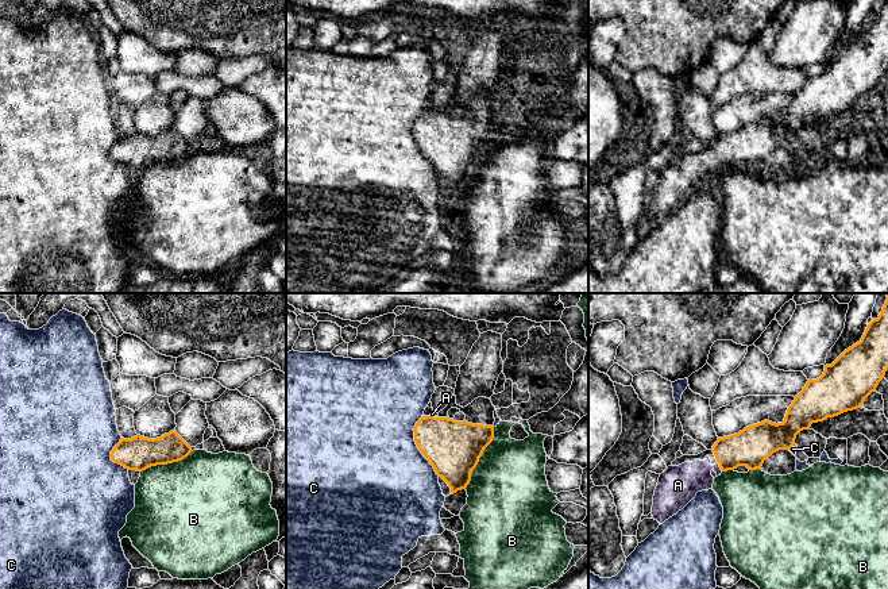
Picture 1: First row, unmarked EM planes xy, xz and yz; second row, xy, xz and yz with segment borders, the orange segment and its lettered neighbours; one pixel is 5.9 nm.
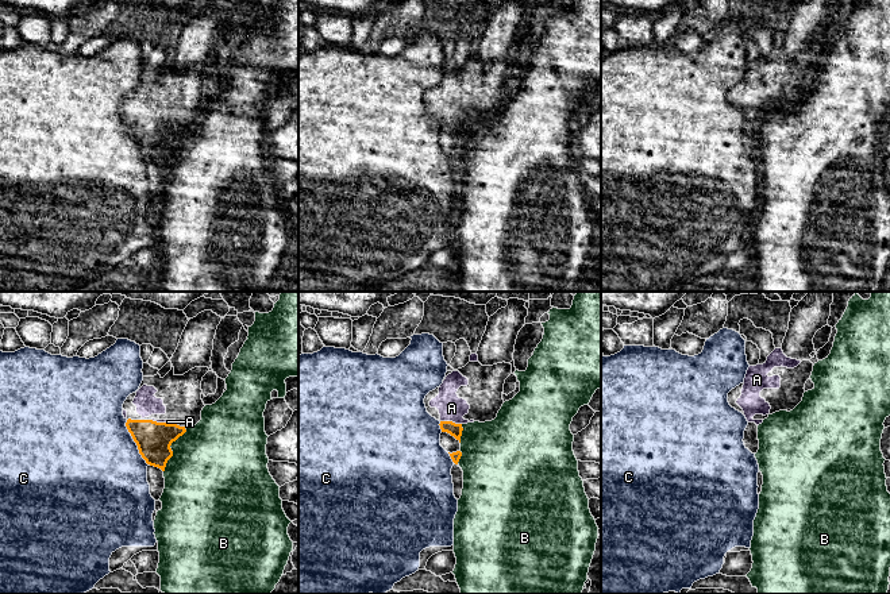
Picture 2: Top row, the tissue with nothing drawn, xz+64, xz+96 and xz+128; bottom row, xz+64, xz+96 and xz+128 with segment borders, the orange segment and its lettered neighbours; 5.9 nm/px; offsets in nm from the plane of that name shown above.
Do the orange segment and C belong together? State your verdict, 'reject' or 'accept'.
reject

